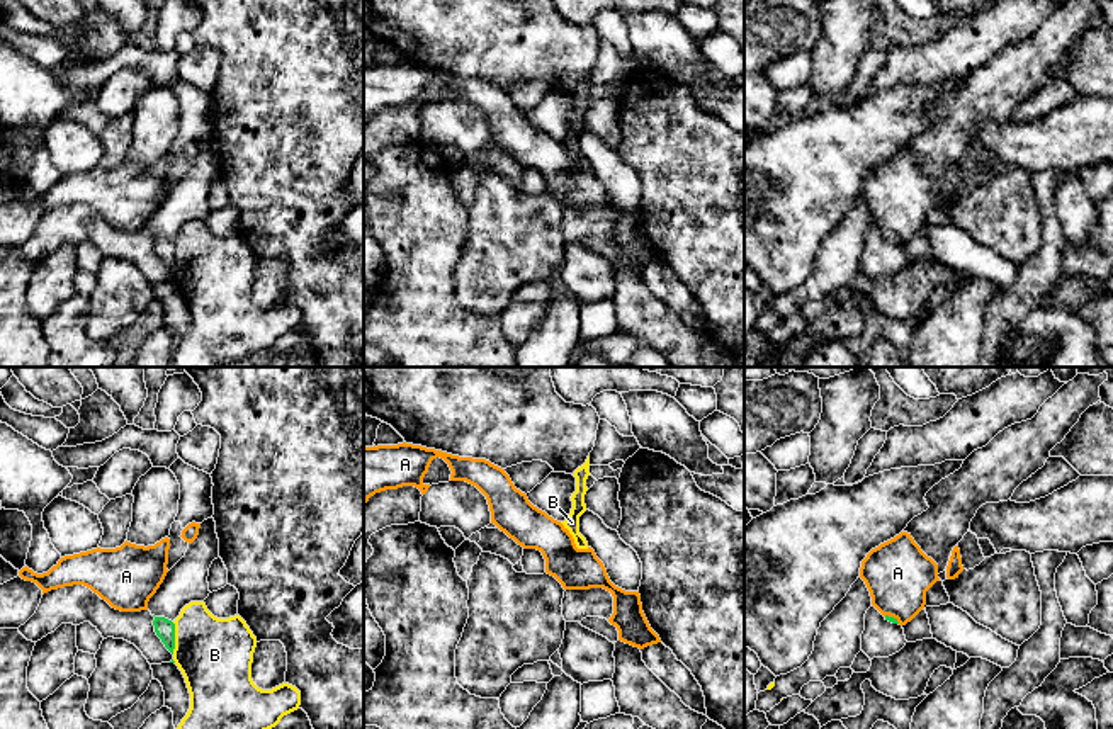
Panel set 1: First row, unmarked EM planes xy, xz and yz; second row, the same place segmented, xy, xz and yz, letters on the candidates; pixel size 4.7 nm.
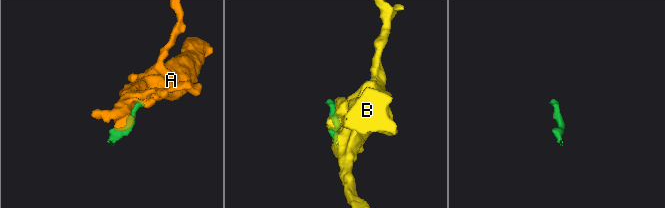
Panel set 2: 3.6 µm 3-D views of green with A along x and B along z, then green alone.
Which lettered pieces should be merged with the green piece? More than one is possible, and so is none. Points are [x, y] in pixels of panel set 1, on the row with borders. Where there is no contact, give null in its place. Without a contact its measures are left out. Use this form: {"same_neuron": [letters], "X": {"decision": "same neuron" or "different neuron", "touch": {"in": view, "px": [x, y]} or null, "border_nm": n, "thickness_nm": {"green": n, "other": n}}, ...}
{"same_neuron": ["A"], "A": {"decision": "same neuron", "touch": {"in": "yz", "px": [892, 617]}, "border_nm": 90, "thickness_nm": {"green": 30, "other": 320}}, "B": {"decision": "different neuron", "touch": {"in": "xy", "px": [174, 638]}, "border_nm": 150, "thickness_nm": {"green": 100, "other": 360}}}

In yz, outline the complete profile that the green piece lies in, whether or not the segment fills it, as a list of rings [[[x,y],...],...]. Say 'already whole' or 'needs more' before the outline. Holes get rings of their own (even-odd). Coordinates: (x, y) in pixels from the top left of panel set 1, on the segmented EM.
needs more | [[[907,532],[872,549],[862,561],[860,578],[870,591],[872,605],[885,620],[899,625],[924,608],[926,591],[940,581],[938,564]]]

